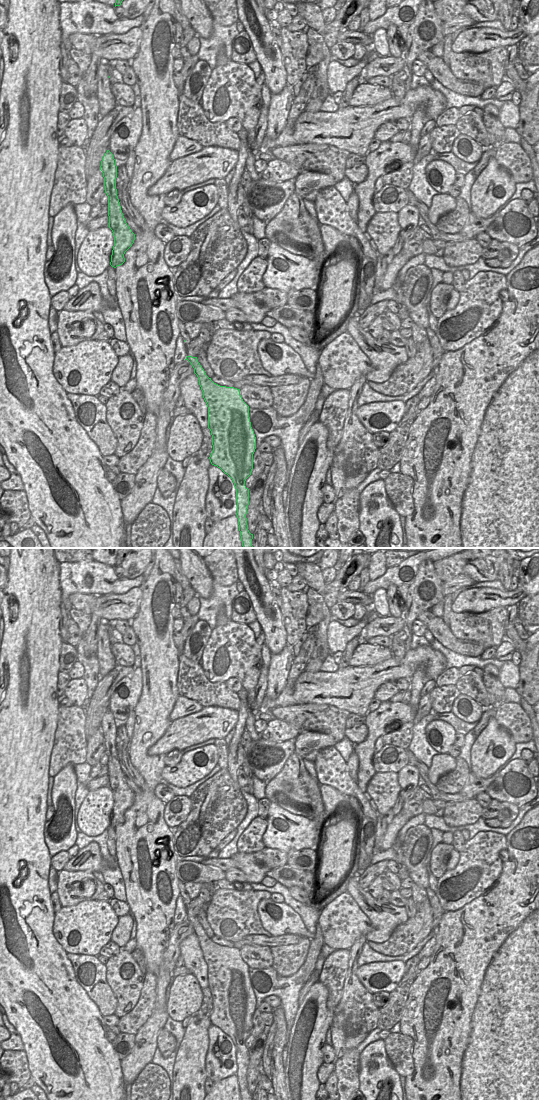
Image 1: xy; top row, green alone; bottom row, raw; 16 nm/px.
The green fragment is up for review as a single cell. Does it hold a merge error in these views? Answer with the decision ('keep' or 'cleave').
keep

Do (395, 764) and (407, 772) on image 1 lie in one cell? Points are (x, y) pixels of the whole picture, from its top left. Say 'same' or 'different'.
different

